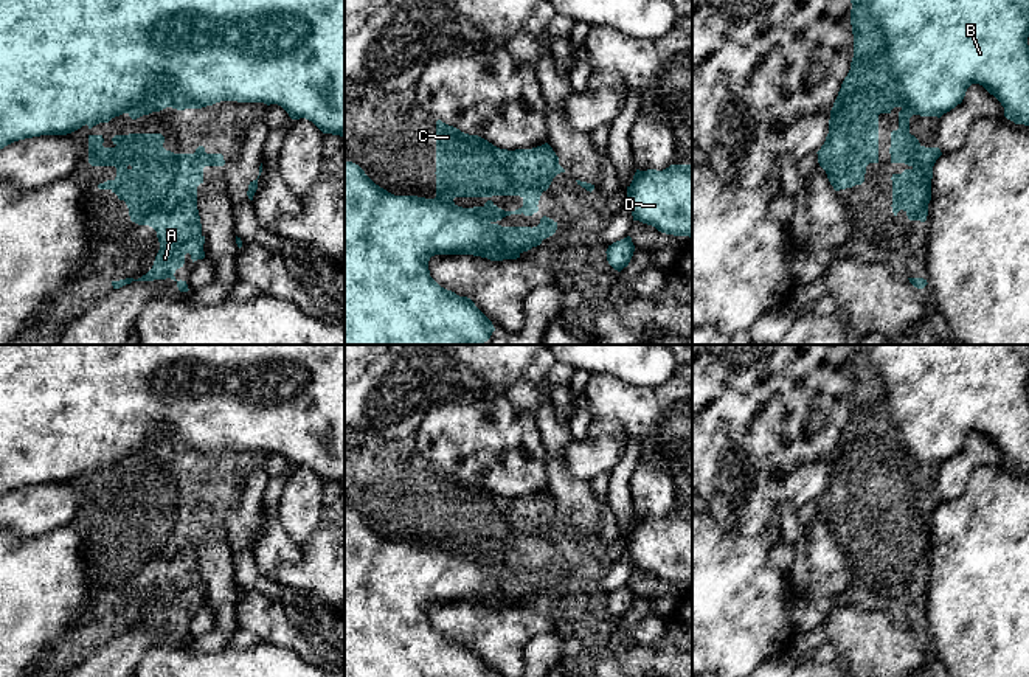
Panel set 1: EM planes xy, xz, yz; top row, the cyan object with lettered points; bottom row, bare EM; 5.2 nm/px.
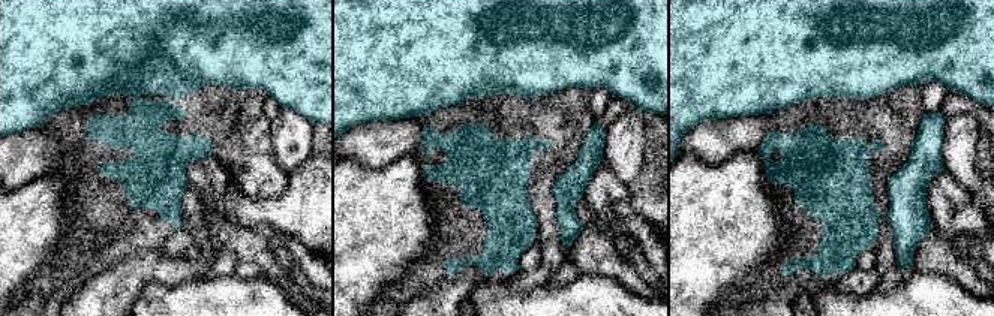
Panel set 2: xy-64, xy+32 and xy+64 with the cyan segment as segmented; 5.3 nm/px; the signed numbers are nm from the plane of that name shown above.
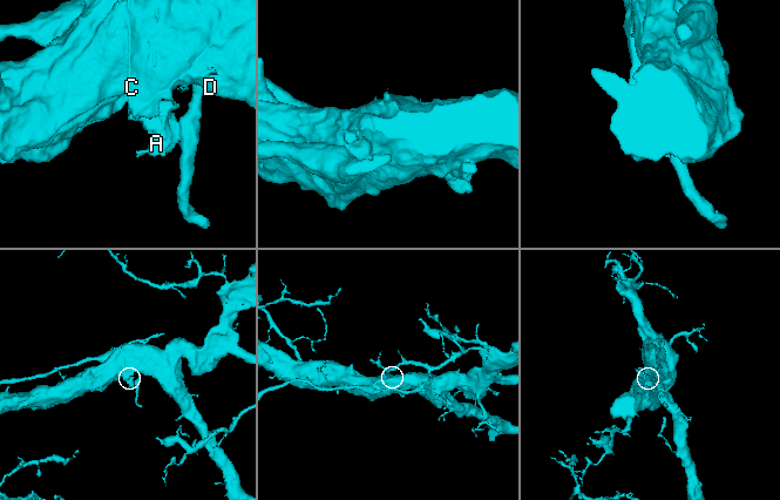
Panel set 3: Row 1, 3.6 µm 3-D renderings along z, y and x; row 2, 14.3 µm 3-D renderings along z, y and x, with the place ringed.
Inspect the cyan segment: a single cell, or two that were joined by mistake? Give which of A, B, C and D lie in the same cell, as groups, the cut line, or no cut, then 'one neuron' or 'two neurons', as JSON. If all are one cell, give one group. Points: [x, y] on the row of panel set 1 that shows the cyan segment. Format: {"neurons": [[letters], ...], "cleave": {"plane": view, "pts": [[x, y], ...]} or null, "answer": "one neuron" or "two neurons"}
{"neurons": [["A"], ["B", "C", "D"]], "cleave": {"plane": "xy", "pts": [[162, 107], [132, 107], [126, 112]]}, "answer": "two neurons"}

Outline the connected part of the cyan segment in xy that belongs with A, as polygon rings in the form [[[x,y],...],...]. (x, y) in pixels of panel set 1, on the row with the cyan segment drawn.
[[[129,134],[115,135],[113,148],[104,148],[102,135],[88,135],[88,163],[92,166],[115,166],[116,177],[99,183],[99,189],[110,189],[124,200],[129,208],[130,220],[138,225],[149,225],[157,231],[160,250],[152,269],[138,279],[126,278],[112,281],[113,289],[120,289],[132,281],[154,281],[171,278],[180,292],[188,292],[186,281],[177,281],[174,273],[183,267],[185,255],[189,253],[192,262],[205,258],[202,224],[197,210],[197,186],[203,183],[205,166],[223,166],[222,154],[206,154],[199,146],[194,154],[174,154],[163,148],[161,134]]]

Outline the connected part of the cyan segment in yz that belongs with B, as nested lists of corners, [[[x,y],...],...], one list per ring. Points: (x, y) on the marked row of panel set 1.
[[[851,0],[854,57],[830,110],[829,134],[816,152],[835,191],[864,182],[866,166],[878,163],[878,115],[908,107],[937,116],[962,102],[972,84],[982,85],[1004,107],[1004,116],[1029,126],[1029,0]]]

